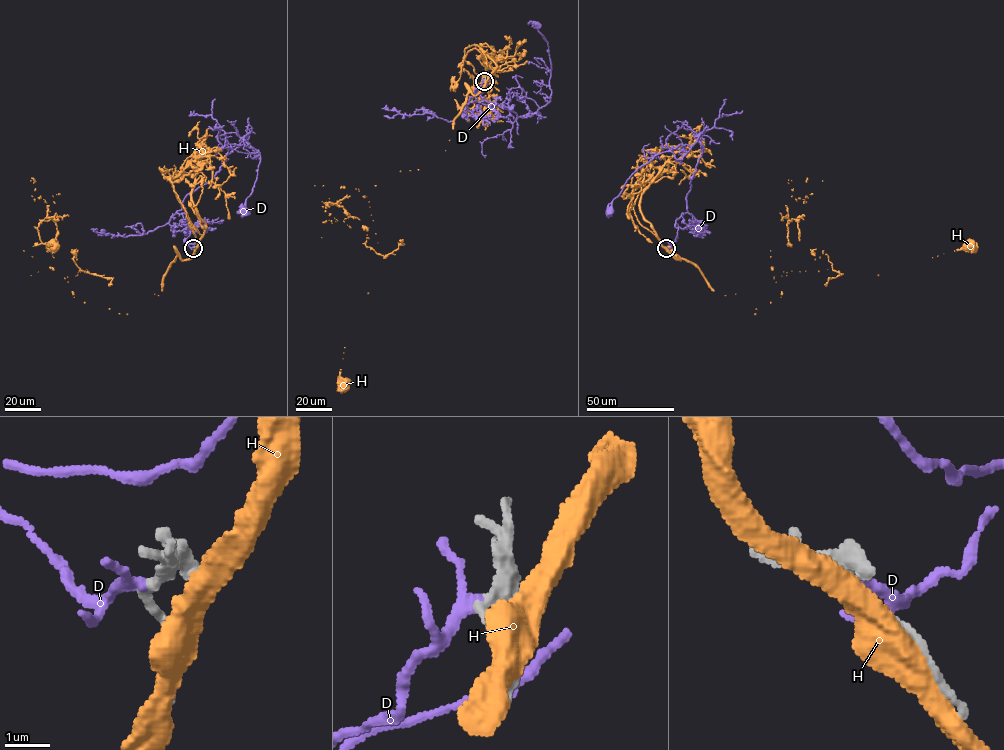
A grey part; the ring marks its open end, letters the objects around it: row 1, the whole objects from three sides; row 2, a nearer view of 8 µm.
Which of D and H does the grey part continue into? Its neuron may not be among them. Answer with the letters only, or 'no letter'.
D

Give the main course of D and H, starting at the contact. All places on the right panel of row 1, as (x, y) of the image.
D: (666, 248), (687, 210), (699, 141), (680, 159), (662, 152), (639, 167), (610, 211)
H: (666, 248), (756, 308), (814, 249), (841, 274), (878, 275), (969, 245)

